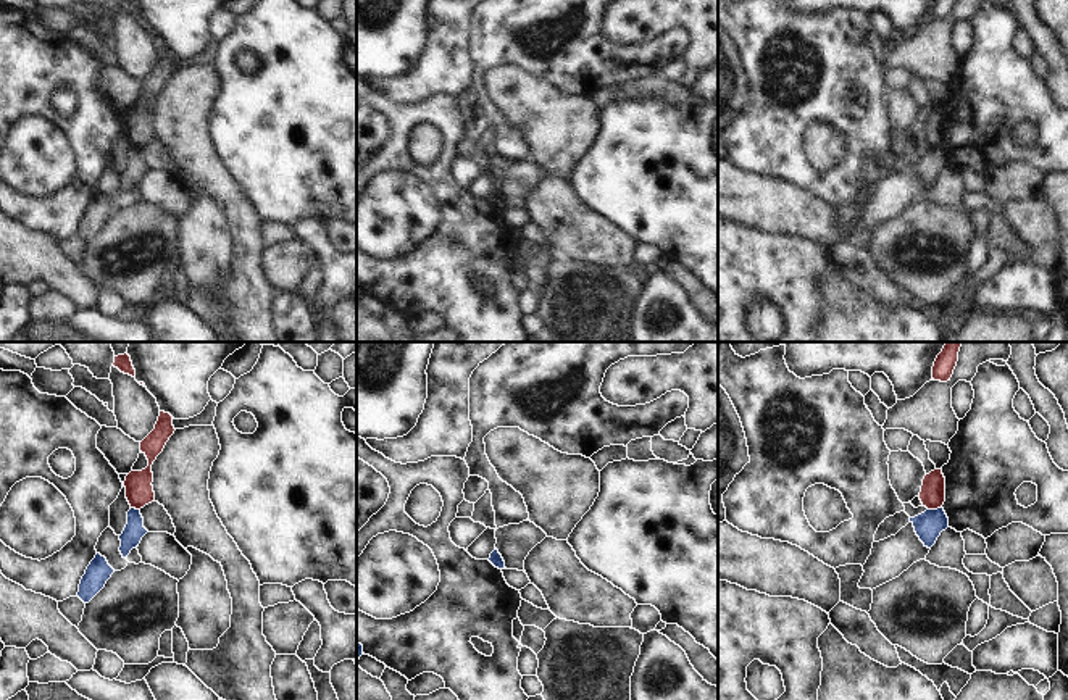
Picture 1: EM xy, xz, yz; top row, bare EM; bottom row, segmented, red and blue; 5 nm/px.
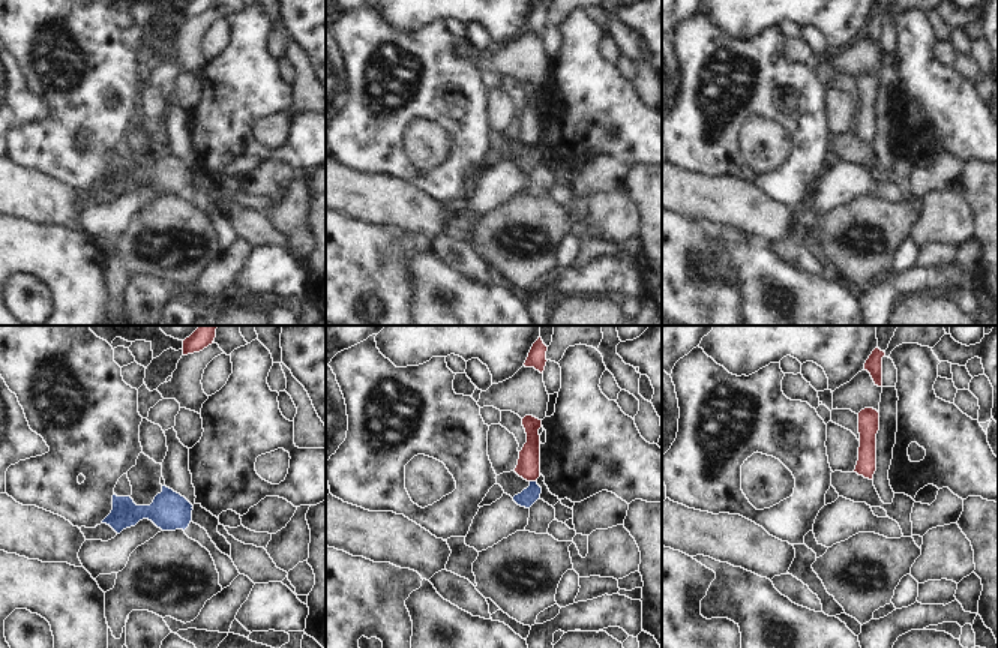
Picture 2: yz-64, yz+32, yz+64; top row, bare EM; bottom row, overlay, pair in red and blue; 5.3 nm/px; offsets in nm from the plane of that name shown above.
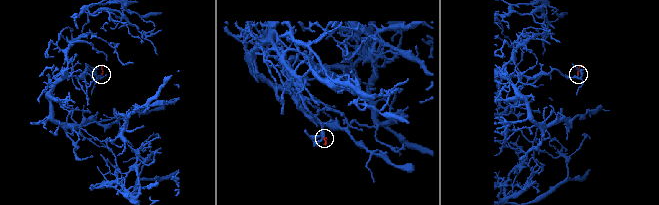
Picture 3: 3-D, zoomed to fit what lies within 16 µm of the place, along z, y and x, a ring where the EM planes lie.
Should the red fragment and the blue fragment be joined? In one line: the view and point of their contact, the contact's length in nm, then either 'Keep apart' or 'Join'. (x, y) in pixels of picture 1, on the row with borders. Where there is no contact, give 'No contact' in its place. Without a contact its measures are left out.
Touches red at yz (934, 508). Shared border 70 nm. Keep apart

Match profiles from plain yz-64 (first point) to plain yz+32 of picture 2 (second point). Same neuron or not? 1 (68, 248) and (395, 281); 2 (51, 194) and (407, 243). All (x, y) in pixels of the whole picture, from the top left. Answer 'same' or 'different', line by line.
1: same
2: different

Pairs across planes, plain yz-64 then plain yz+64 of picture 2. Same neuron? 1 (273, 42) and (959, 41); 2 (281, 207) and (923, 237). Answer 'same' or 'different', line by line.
1: different
2: same

